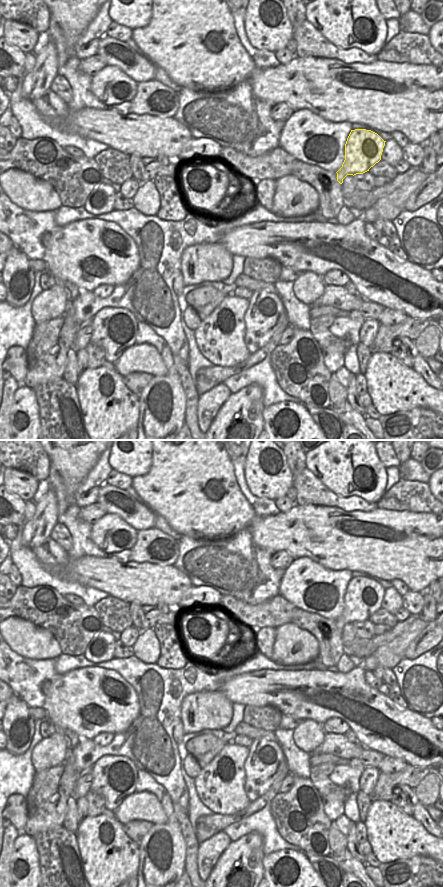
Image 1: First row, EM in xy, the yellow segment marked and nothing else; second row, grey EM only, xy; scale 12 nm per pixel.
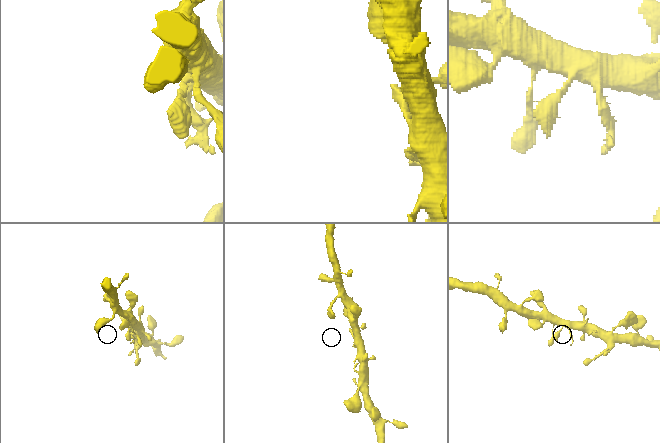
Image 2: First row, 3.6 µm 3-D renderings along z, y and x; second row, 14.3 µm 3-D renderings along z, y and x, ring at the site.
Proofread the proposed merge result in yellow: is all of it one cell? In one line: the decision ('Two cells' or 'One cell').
One cell

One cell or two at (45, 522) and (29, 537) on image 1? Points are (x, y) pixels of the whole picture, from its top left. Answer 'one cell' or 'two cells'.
one cell

